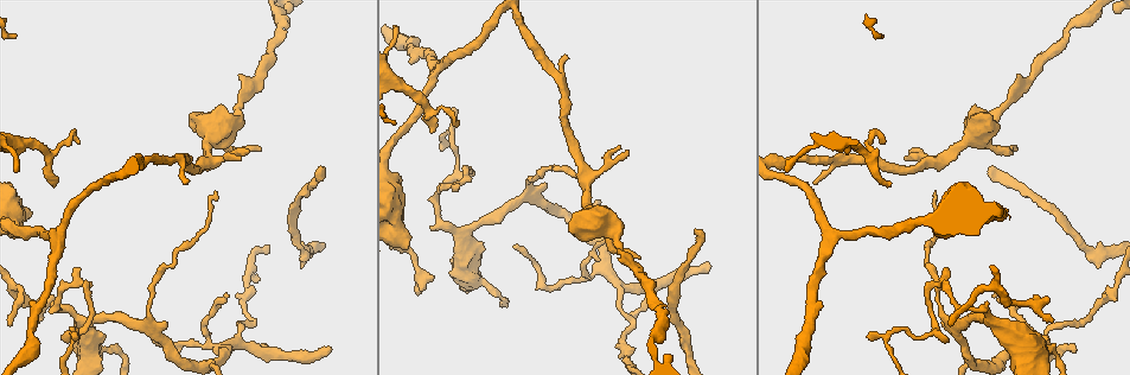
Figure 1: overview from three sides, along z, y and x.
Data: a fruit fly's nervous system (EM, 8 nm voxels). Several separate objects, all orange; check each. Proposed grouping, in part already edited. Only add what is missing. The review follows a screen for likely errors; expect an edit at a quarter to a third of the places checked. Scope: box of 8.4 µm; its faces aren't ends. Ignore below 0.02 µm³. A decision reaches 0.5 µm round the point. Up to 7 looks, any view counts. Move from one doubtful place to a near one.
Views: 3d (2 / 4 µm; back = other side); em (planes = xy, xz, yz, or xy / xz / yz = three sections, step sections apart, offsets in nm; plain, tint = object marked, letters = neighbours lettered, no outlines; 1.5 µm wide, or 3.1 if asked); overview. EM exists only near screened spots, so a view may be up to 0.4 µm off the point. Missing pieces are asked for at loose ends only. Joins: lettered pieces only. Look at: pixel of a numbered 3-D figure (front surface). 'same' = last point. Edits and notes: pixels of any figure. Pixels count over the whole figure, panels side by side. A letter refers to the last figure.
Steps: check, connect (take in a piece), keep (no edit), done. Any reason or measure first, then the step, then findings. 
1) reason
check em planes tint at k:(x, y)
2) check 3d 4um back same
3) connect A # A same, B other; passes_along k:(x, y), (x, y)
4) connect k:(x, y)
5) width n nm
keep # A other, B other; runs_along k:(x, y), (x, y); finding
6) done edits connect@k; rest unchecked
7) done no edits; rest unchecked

free end
check em xz step 8 tint at 1:(890, 185)

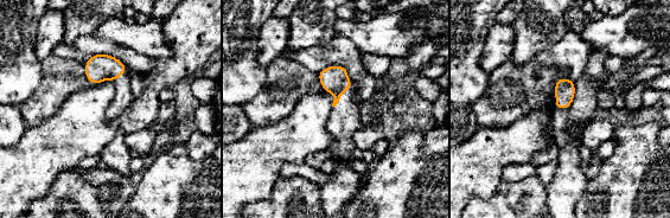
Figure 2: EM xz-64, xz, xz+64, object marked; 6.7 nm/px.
cut it another way
check em xy step 4 letters same

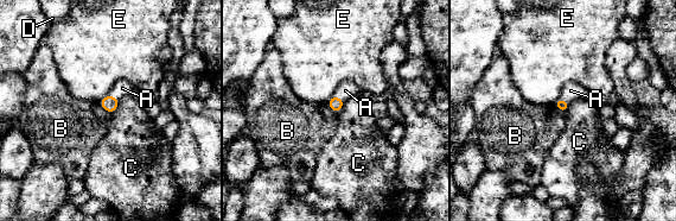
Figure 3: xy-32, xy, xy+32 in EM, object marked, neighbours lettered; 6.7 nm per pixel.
connect A # A same, B other, C other, D other, E other; passes_along 3:(336, 103), (340, 99), (345, 90); the neuron continues

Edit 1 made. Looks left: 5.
an open end
check 3d 4um at 1:(869, 337)

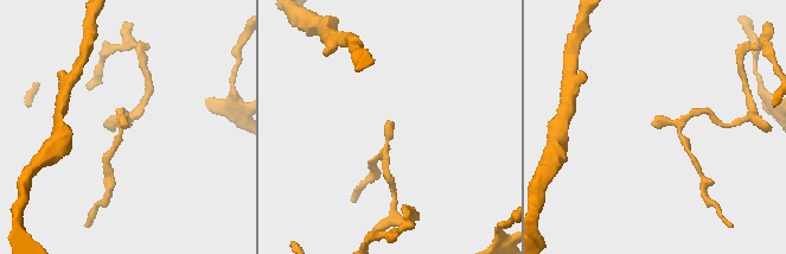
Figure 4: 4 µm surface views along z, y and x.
shape alone is not enough
check em yz step 4 tint at 4:(651, 124)

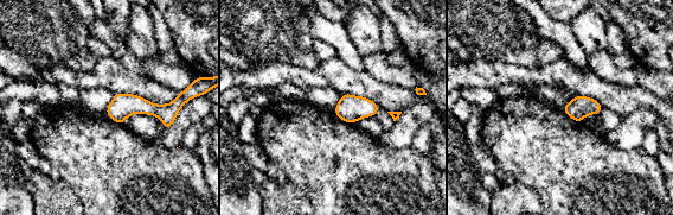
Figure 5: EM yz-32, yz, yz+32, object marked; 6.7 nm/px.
see the neighbours
check em yz step 4 letters same

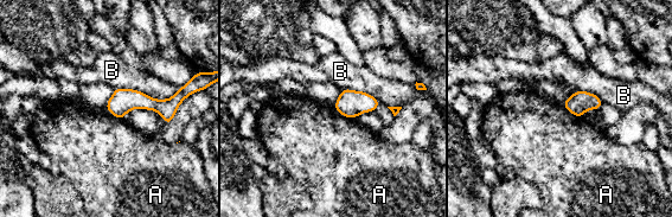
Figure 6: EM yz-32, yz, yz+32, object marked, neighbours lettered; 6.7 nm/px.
keep # A other, B other; border 6:(562, 103), (571, 114), (583, 117); no lettered piece goes on from it

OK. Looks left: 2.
done edits connect@3; rest unchecked

